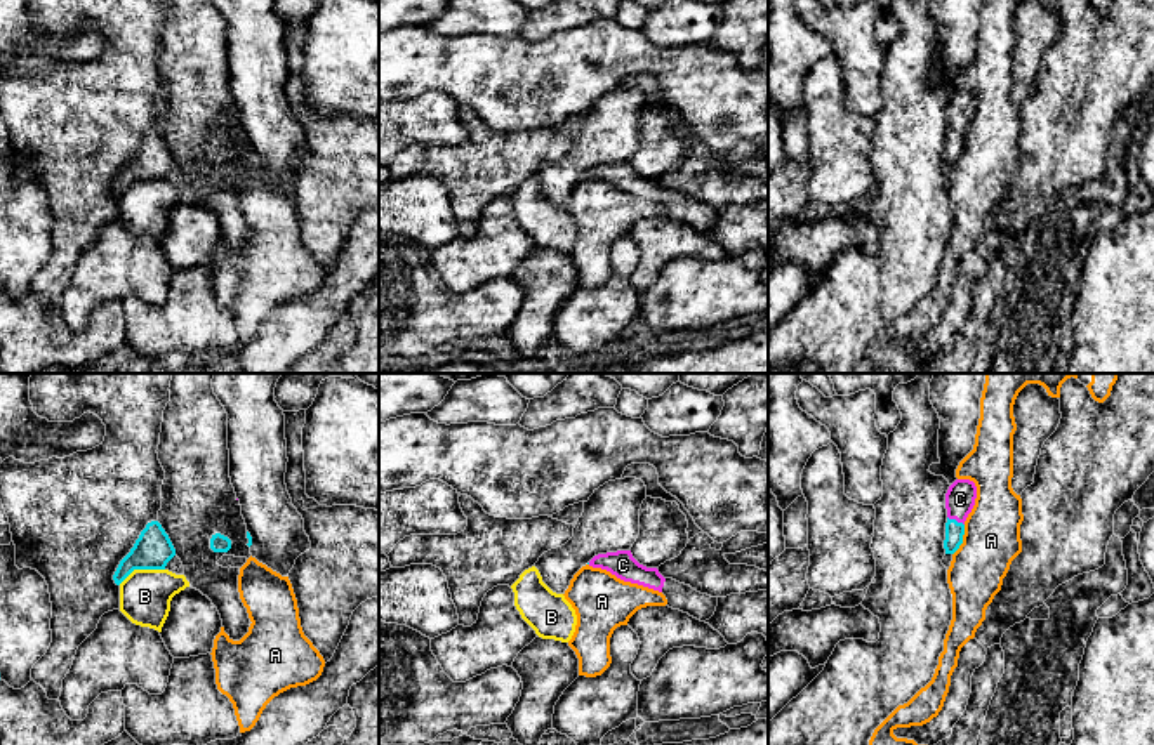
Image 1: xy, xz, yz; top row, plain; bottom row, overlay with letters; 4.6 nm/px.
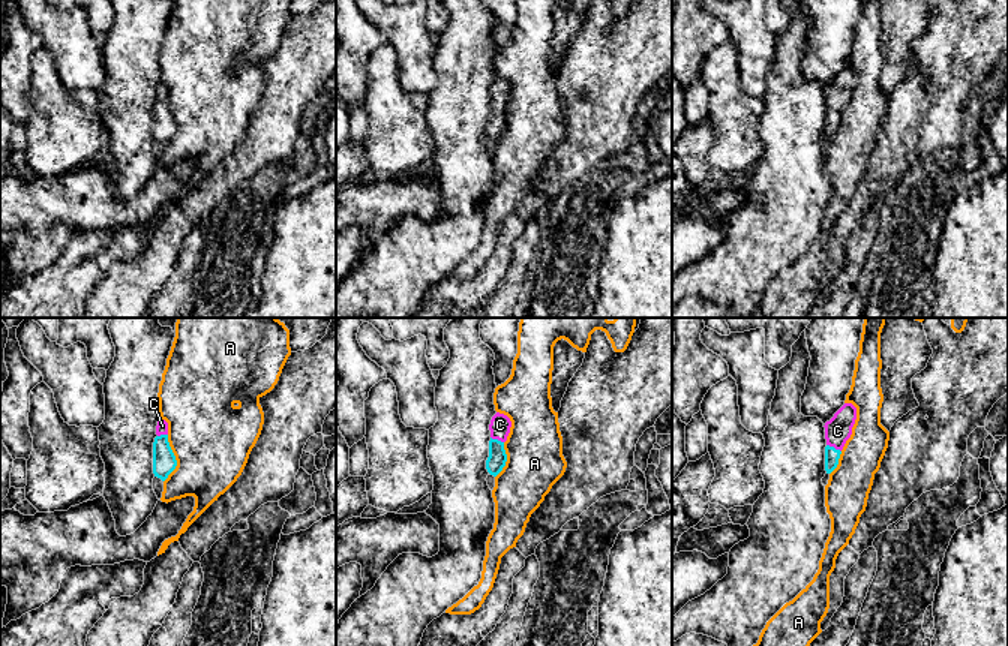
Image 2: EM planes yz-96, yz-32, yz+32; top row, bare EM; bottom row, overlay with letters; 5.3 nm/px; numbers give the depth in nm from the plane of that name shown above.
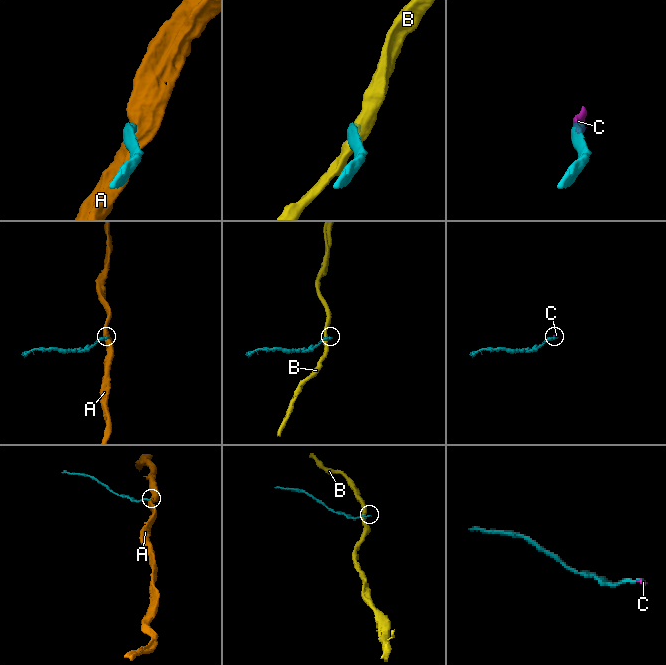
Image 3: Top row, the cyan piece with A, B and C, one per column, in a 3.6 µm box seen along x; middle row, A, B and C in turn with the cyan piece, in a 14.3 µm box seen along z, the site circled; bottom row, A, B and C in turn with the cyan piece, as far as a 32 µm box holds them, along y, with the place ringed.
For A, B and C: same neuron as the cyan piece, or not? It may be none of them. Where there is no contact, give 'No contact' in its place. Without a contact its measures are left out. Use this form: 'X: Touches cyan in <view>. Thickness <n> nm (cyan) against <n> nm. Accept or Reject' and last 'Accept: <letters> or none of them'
A: Touches cyan in yz. Thickness 90 nm (cyan) against 260 nm. Reject
B: Touches cyan in xy. Thickness 180 nm (cyan) against 240 nm. Reject
C: Touches cyan in yz. Thickness 90 nm (cyan) against 140 nm. Accept
Accept: C

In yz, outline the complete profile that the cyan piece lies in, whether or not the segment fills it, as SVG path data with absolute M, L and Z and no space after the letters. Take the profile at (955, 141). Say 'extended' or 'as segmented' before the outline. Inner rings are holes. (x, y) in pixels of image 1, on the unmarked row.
extended; M956 90L945 104L945 165L954 165L963 155L965 132L972 123L977 109L977 97L970 90Z

